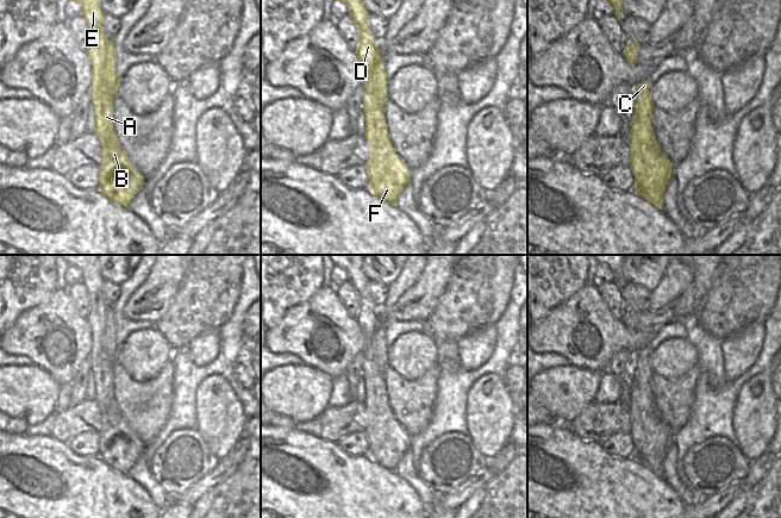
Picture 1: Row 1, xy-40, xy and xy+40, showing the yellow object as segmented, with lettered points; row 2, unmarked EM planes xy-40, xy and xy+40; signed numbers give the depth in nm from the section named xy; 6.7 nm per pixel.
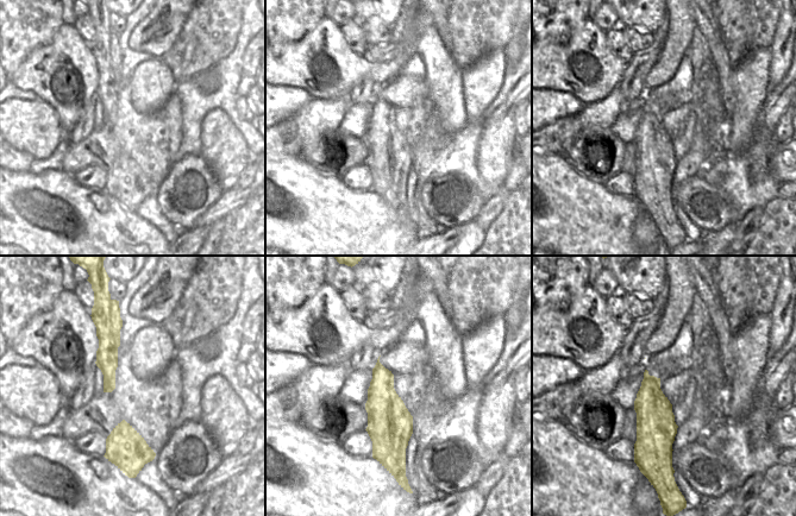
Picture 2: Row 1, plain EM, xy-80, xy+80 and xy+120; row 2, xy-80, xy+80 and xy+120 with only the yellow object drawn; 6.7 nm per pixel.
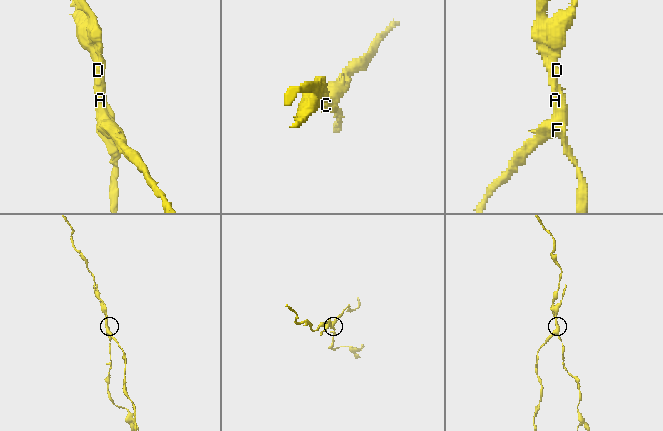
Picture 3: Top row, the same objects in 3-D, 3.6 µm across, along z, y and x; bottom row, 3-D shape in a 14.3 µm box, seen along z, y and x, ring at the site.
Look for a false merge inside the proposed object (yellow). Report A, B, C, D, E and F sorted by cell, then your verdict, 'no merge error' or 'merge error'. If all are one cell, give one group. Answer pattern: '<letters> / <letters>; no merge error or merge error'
A B D E F / C; merge error

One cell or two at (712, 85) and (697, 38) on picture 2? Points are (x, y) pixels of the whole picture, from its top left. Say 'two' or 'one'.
two

